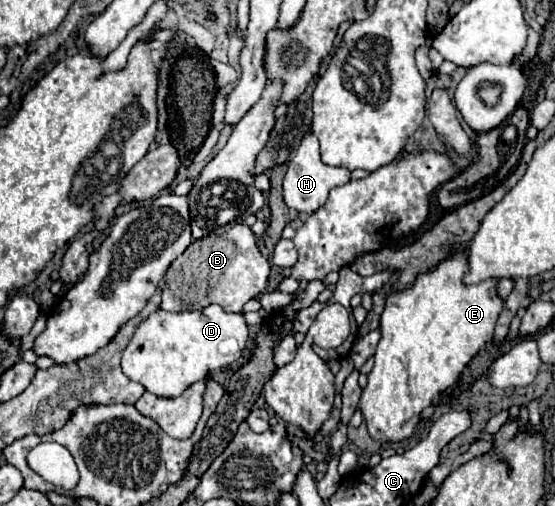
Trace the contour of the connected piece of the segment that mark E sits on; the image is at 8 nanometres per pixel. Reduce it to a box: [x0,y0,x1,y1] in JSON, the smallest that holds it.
[359,245,505,441]

